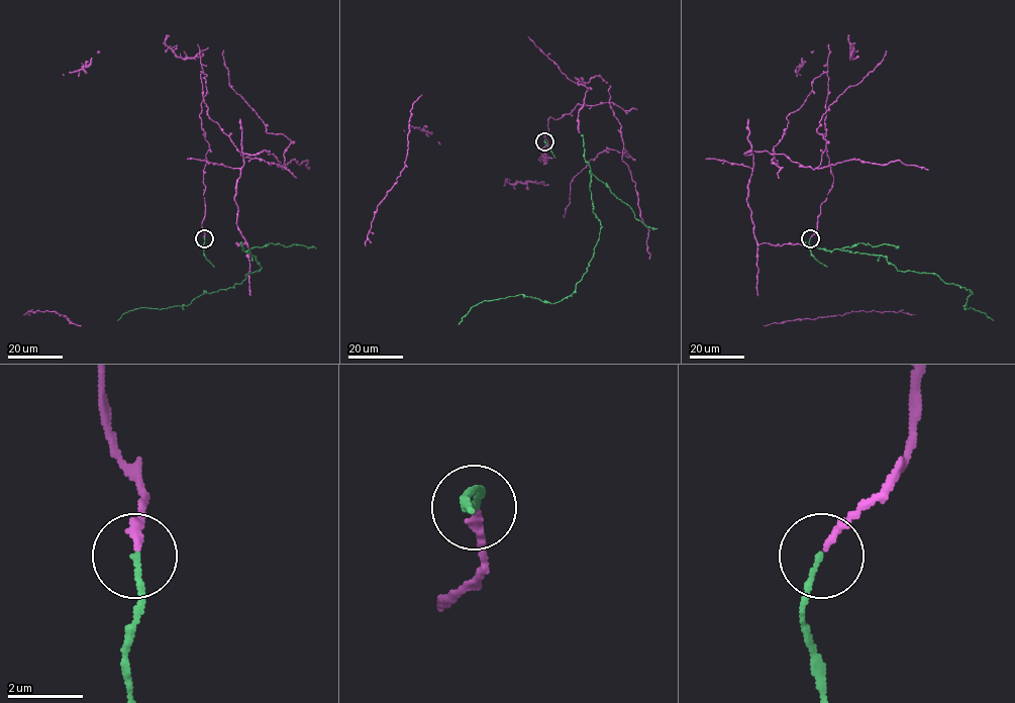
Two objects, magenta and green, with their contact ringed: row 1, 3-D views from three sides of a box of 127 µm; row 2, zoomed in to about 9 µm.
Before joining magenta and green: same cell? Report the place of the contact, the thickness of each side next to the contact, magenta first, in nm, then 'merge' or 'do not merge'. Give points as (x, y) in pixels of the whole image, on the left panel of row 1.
(204, 238) | 190/150 nm | merge

